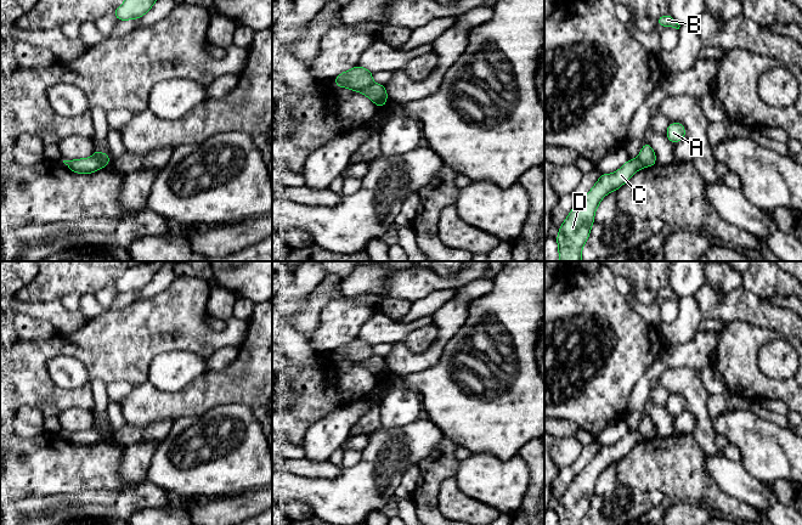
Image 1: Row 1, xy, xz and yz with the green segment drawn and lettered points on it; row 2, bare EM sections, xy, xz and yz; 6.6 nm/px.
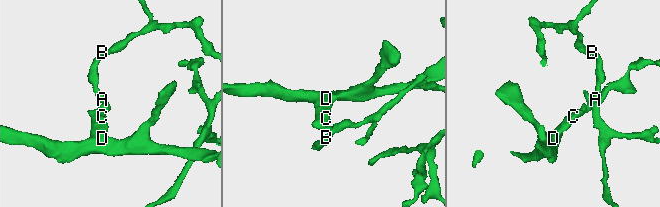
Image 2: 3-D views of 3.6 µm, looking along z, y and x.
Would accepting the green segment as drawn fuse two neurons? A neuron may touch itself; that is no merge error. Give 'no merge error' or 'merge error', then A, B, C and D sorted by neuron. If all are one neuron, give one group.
merge error; groups A B / C D

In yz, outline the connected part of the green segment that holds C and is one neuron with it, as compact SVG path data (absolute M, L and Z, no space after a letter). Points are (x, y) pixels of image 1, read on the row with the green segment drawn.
M638 158L628 159L617 171L599 176L592 190L574 205L563 225L559 226L555 238L560 261L582 261L582 248L591 235L599 203L643 168Z

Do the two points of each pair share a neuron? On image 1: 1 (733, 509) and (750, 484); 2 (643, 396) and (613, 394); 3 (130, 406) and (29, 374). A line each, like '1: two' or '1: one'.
1: two
2: two
3: two

